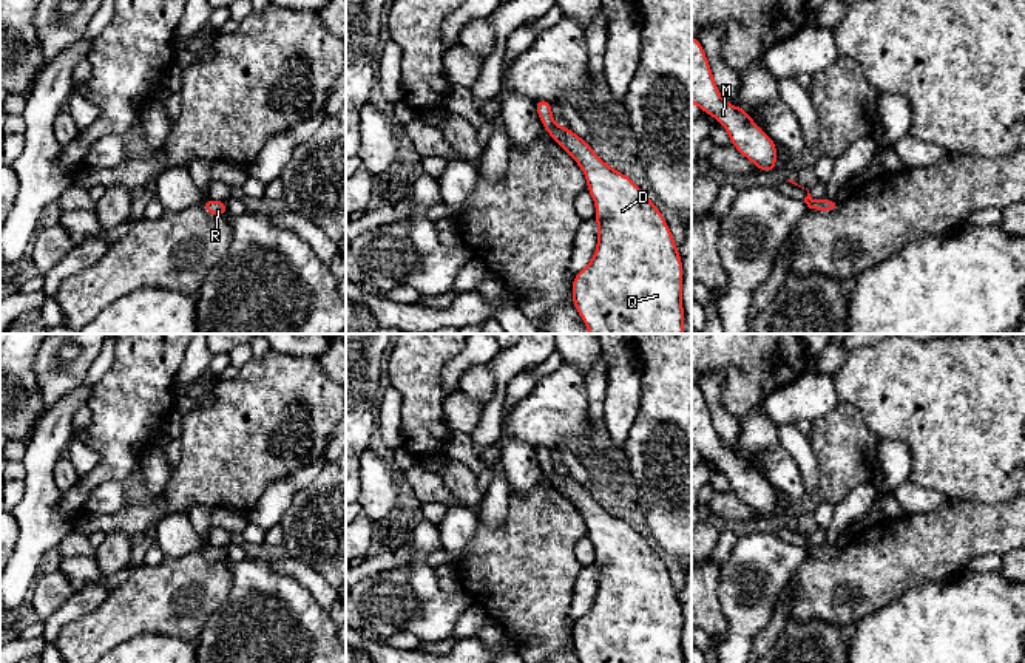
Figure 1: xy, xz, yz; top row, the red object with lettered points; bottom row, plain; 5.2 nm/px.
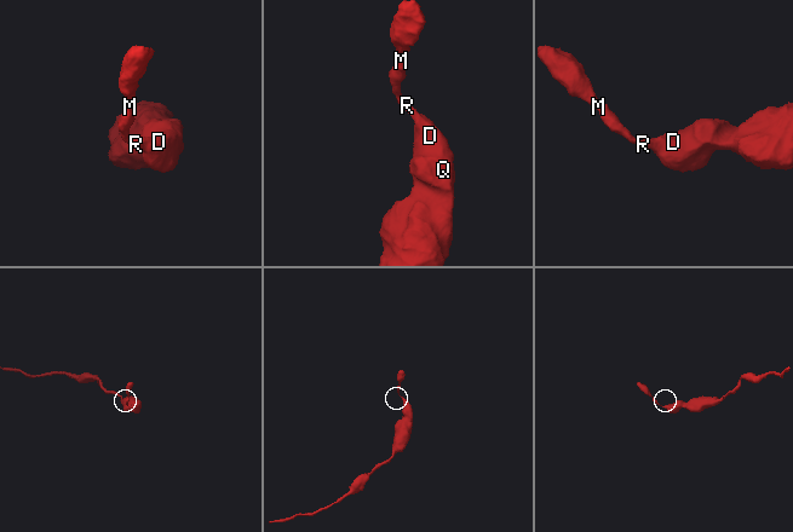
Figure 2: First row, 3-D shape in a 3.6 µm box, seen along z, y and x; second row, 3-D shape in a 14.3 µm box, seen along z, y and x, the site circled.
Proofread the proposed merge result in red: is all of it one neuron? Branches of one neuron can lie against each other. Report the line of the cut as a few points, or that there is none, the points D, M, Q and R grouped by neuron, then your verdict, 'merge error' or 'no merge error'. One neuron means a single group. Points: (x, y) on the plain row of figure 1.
no cut | D M Q R | no merge error

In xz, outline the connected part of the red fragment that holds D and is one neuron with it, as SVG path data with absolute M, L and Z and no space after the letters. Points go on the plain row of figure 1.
M534 445L546 479L574 504L587 522L599 572L594 604L573 624L573 652L580 663L684 663L682 607L664 561L627 521L613 516L568 473L556 473L553 448Z

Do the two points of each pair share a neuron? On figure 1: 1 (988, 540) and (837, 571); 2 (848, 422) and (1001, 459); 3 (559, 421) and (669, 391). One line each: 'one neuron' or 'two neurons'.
1: one neuron
2: two neurons
3: two neurons

